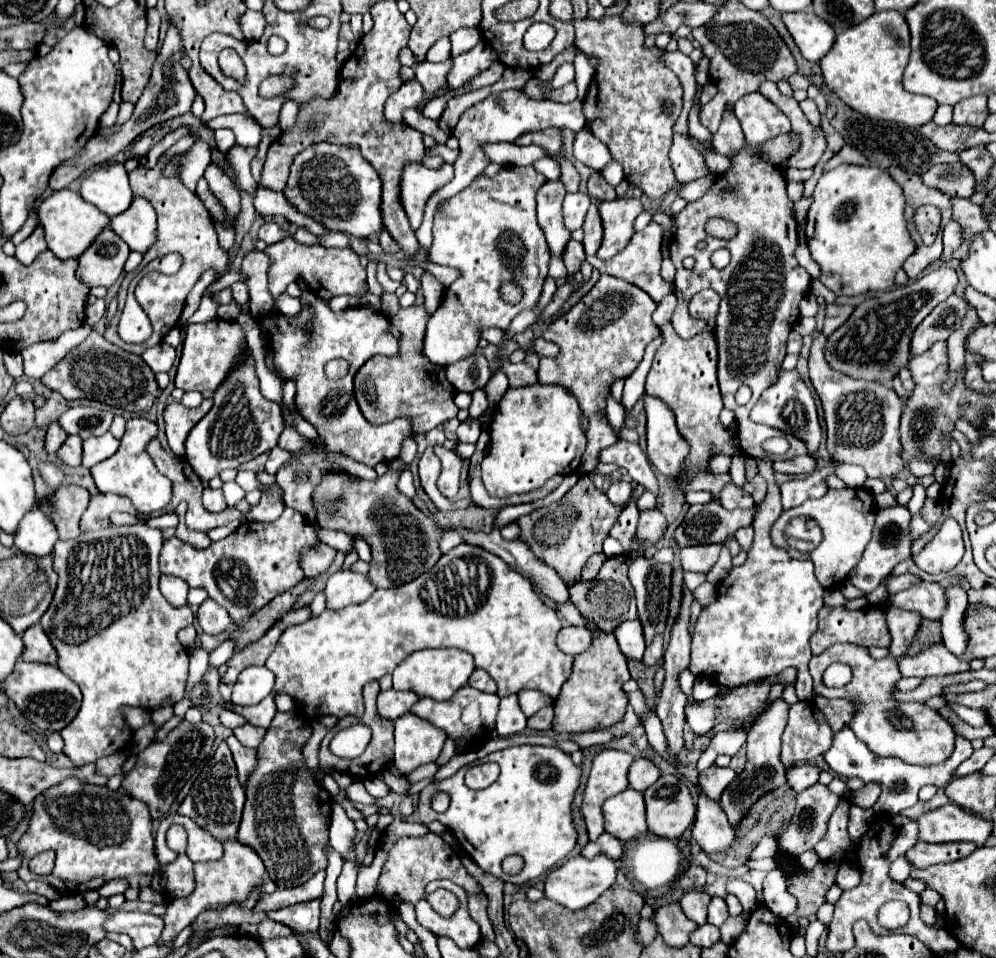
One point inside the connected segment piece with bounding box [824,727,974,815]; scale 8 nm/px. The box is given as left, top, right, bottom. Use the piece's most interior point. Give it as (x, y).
(849, 757)

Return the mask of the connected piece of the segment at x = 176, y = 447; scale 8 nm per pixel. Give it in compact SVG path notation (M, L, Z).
M206 397L198 407L190 409L182 403L170 403L164 409L164 421L166 421L166 437L168 445L174 455L184 457L184 439L192 431L192 427L210 411L212 399Z

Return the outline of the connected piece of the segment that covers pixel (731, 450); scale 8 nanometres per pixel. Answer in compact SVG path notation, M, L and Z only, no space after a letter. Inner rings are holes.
M670 323L664 325L661 332L664 341L662 341L660 349L656 351L654 361L652 361L652 367L650 367L650 371L648 371L648 377L646 377L646 393L654 395L654 397L660 397L660 399L674 411L678 431L680 431L680 435L682 435L682 437L688 441L688 445L690 445L688 459L684 459L684 471L680 471L680 475L678 475L672 483L674 483L674 487L680 489L680 493L684 493L684 495L690 493L690 491L707 491L712 493L714 497L718 497L720 491L722 491L722 487L730 481L730 475L728 475L728 473L722 473L722 475L712 473L710 467L708 467L708 465L710 465L710 459L712 459L714 455L736 455L736 453L740 453L740 449L738 449L738 445L736 445L736 437L720 423L720 411L722 411L724 407L722 407L722 397L720 397L720 389L718 389L718 379L716 379L716 341L714 341L714 335L712 335L712 325L710 325L704 333L696 335L696 337L692 337L692 339L688 339L688 341L680 339L680 337L674 333L674 329L672 329ZM692 469L698 469L698 471L696 471L696 475L688 477L688 473L690 473Z

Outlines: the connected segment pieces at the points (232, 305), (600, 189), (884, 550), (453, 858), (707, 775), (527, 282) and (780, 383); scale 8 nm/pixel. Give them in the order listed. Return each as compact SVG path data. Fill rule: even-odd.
M230 301L228 305L220 305L220 307L218 307L218 317L224 319L224 321L236 321L236 317L238 317L240 313L248 313L248 309L240 307L236 301Z
M594 173L594 175L588 179L588 189L590 189L588 195L590 195L594 201L612 201L612 199L614 199L614 187L608 185L600 173Z
M894 505L894 507L886 507L886 509L880 509L876 513L876 523L874 523L874 531L872 531L872 539L860 559L860 563L848 573L848 581L852 581L860 591L864 591L866 595L870 591L874 591L880 581L884 577L888 577L892 573L892 569L912 557L910 553L910 545L912 545L912 533L910 533L910 511L902 505Z
M428 833L424 837L402 837L398 843L394 843L392 851L390 851L390 857L382 869L382 875L378 879L378 895L382 897L388 897L388 893L398 893L402 899L410 901L410 903L416 903L418 899L424 897L424 887L428 881L434 881L434 879L450 879L454 881L456 885L464 887L466 893L468 893L468 899L470 899L470 915L472 919L480 925L482 929L482 937L488 939L488 941L494 941L494 931L492 931L492 925L490 925L490 919L486 915L486 897L482 895L482 889L480 885L474 881L472 875L468 875L468 871L464 869L460 857L454 853L454 849L444 843L440 839L440 835L434 835L434 833Z
M712 765L712 767L708 767L708 769L704 769L704 771L698 773L698 785L696 787L698 787L698 791L702 795L708 795L708 799L718 801L720 795L722 795L722 791L726 789L726 785L734 777L736 777L734 769L730 769L730 767L720 769L720 767Z
M506 167L498 173L496 179L486 175L478 175L470 187L462 189L458 195L446 199L436 215L434 215L434 245L430 249L430 261L438 265L458 267L462 271L462 279L454 281L446 289L446 297L436 313L428 321L424 353L436 365L450 365L460 359L466 359L474 353L480 341L480 333L488 327L506 329L510 321L522 309L534 309L540 301L542 283L548 275L550 249L544 239L544 231L536 221L536 189L544 183L544 175L536 173L534 167ZM504 283L514 283L522 289L520 303L506 303L502 299L500 287Z
M780 371L778 381L772 387L768 387L762 393L762 397L758 399L758 403L754 405L750 419L754 423L762 423L762 425L780 429L784 433L796 435L798 439L804 439L804 443L808 447L808 455L818 453L820 423L818 423L818 415L816 415L816 403L814 403L810 389L806 387L806 383L800 379L800 375L796 371Z

